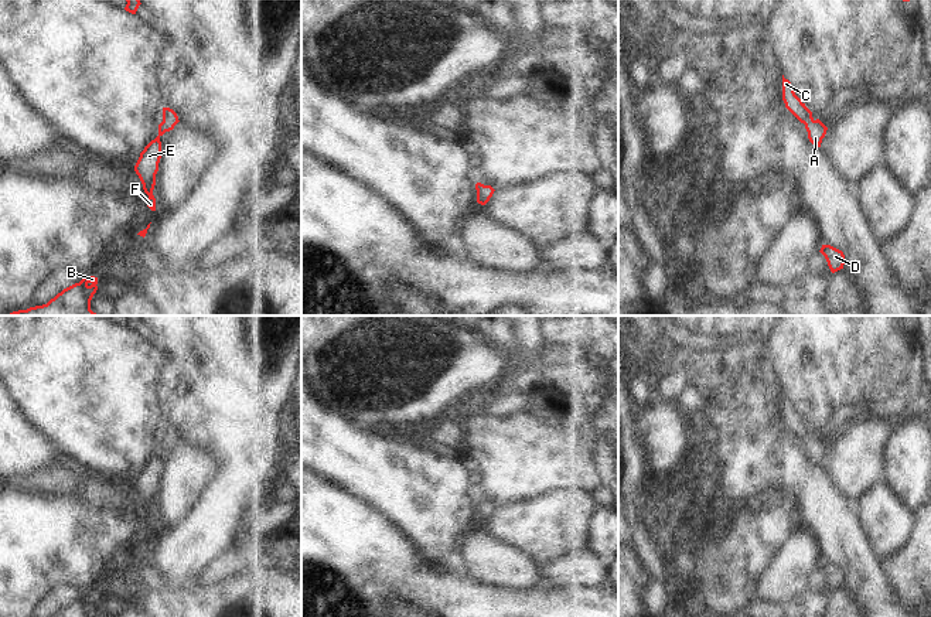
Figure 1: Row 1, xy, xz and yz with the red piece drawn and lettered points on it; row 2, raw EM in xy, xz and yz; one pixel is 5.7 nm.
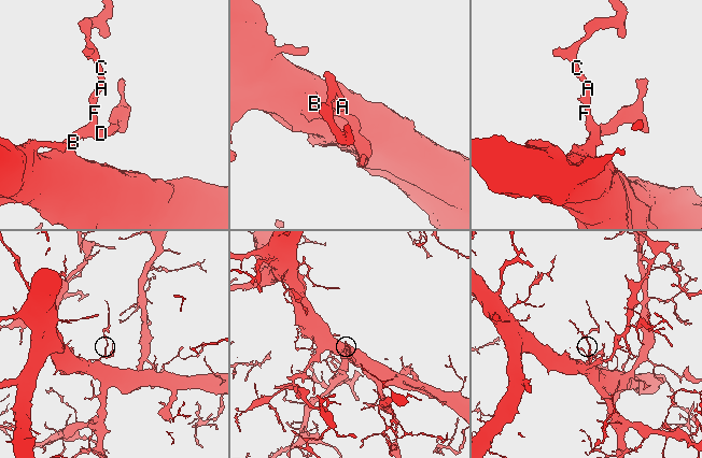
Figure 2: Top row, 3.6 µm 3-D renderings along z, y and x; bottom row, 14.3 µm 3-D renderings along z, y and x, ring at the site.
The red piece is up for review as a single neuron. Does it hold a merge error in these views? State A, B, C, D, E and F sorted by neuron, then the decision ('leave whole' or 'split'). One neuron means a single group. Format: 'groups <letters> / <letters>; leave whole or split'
groups A B C D E F; leave whole

